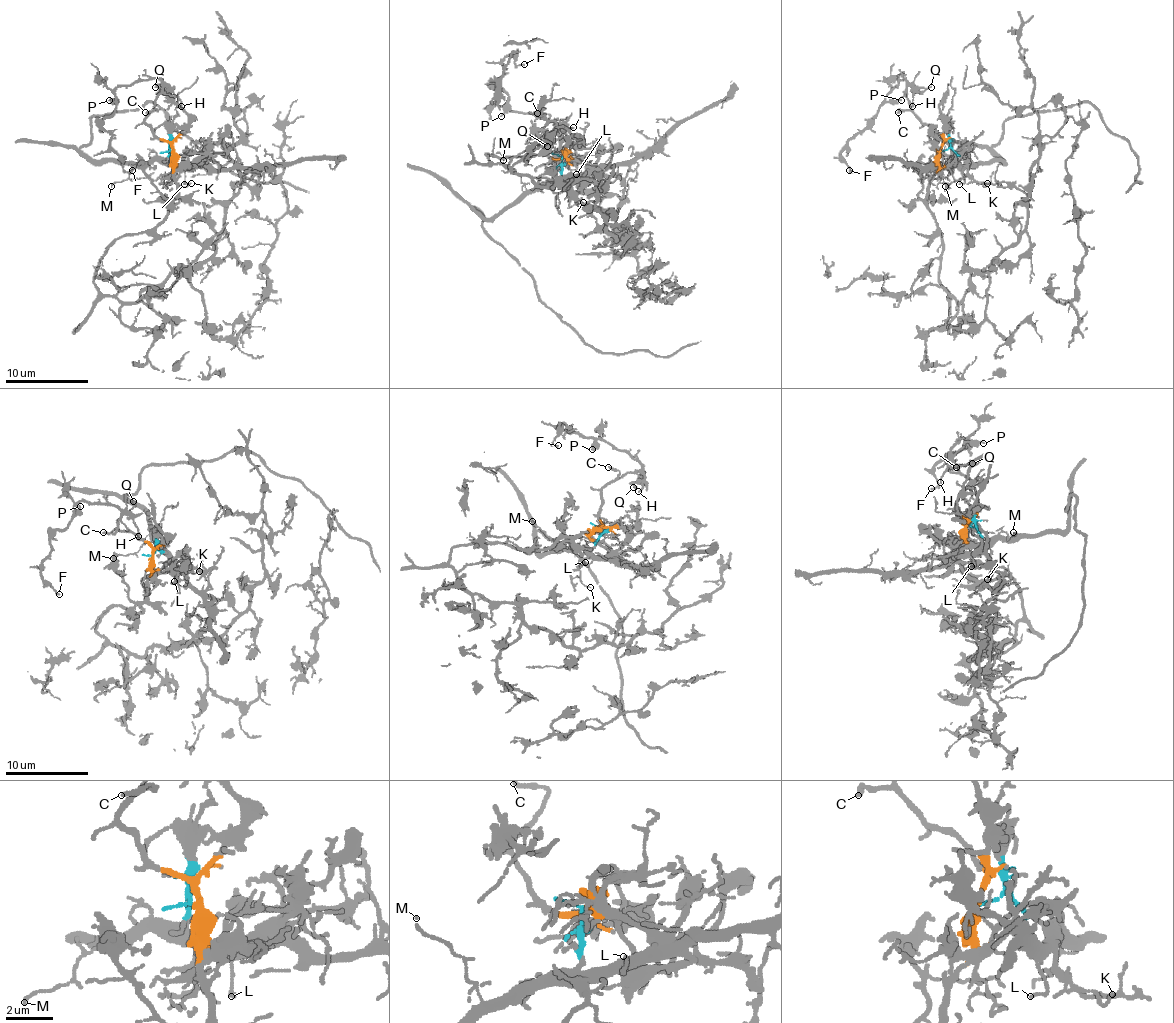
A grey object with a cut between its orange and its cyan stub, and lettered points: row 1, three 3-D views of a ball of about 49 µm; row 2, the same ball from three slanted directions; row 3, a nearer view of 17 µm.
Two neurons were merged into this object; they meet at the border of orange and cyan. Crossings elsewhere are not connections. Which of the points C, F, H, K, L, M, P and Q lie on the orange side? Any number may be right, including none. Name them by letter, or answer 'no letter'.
C, F, H, P, Q

